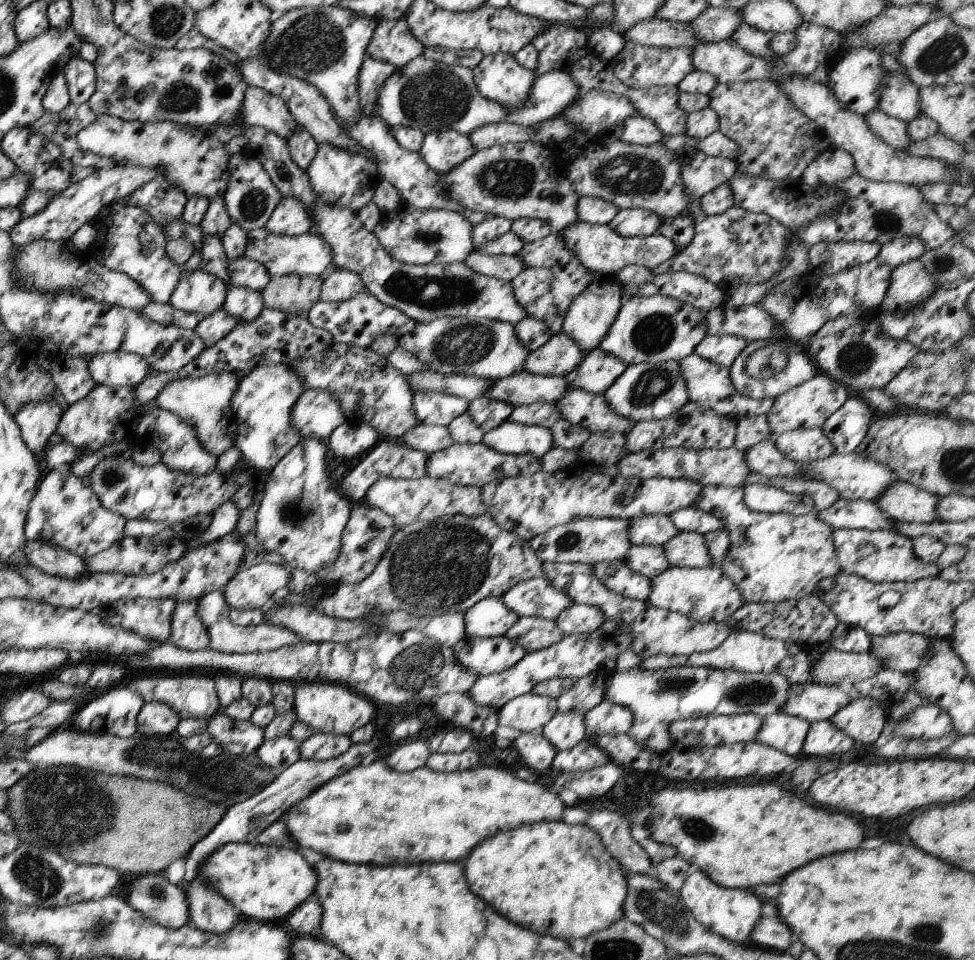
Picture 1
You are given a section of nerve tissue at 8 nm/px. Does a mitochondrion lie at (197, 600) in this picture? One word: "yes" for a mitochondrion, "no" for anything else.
no

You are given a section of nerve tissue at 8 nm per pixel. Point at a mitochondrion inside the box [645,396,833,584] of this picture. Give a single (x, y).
(682, 422)

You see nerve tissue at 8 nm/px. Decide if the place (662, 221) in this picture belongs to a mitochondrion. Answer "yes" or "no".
no

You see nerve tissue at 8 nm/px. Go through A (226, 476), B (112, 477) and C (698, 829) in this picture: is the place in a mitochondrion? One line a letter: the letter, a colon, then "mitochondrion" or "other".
A: other
B: mitochondrion
C: mitochondrion

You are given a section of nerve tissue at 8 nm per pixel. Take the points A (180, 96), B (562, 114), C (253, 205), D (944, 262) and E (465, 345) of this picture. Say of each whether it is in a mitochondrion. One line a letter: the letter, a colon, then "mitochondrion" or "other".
A: mitochondrion
B: other
C: mitochondrion
D: mitochondrion
E: mitochondrion

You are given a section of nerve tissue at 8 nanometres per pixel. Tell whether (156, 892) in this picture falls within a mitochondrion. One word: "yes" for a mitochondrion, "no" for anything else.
yes

